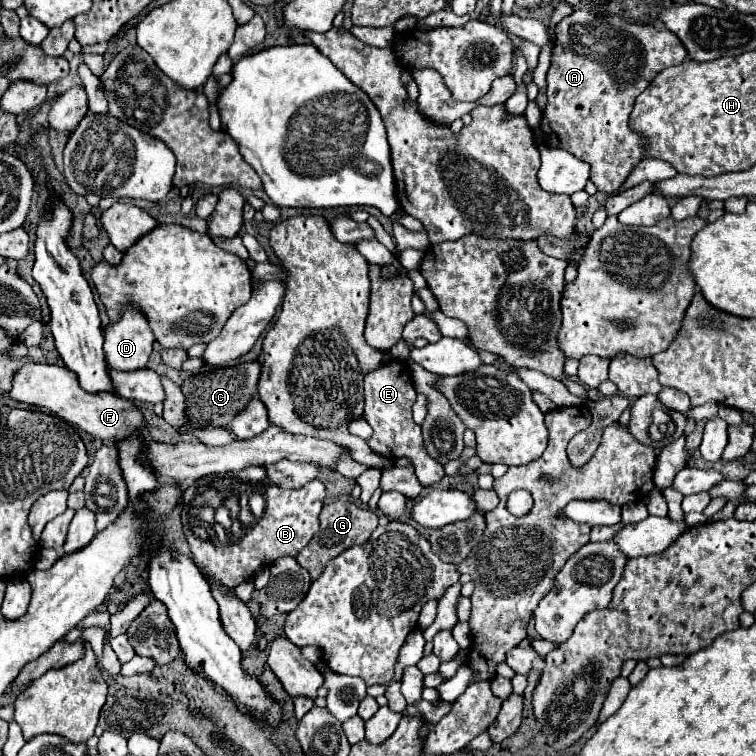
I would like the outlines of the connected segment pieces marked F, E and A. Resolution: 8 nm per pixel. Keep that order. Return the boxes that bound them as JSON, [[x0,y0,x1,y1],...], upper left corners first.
[[8,364,146,442],[364,360,444,486],[544,10,686,194]]

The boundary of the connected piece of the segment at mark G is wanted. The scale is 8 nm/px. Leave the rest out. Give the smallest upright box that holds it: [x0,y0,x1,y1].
[296,502,378,578]

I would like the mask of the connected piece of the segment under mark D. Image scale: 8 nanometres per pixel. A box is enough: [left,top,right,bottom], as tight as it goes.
[104,308,154,370]

